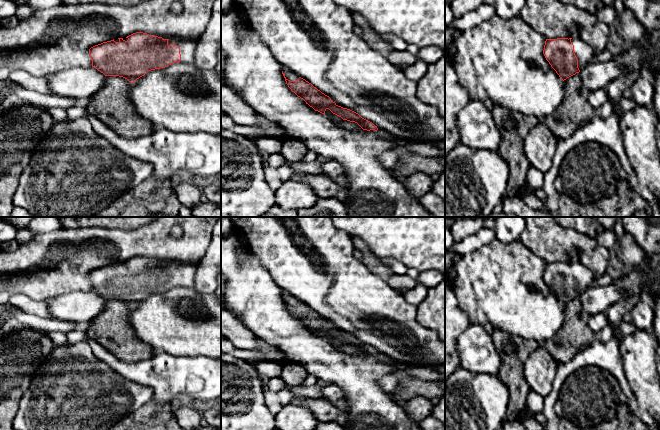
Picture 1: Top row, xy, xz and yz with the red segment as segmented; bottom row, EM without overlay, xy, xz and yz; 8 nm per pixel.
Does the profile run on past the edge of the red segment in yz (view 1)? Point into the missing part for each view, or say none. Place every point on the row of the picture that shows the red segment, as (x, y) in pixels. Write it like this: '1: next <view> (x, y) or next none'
1: next yz (584, 52)

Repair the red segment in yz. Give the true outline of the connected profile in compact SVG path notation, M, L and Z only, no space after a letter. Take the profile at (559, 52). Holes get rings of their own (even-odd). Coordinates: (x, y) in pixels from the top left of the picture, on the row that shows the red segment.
M577 37L546 39L543 54L563 81L579 73L595 57L593 48Z

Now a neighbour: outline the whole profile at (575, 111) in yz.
M579 73L564 80L565 98L558 109L542 121L555 137L564 139L588 124L596 111L584 91Z

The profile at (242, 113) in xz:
M221 85L221 111L229 115L236 124L254 127L263 125L259 114L226 85Z

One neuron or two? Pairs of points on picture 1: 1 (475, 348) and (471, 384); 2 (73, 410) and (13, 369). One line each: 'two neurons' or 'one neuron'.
1: two neurons
2: two neurons

